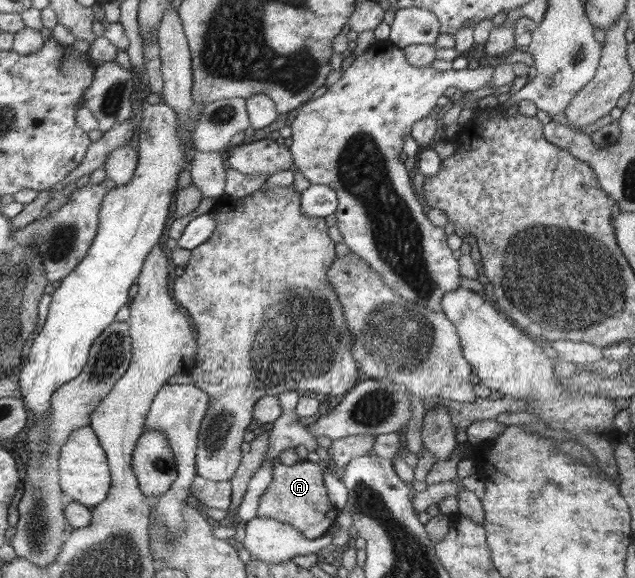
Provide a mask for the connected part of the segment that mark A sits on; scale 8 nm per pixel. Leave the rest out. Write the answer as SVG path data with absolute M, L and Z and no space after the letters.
M278 458L271 462L271 482L260 495L256 508L256 517L270 518L290 524L304 538L314 539L327 533L336 520L336 510L328 502L326 490L322 486L322 468L320 464L304 461L294 466L280 464Z

